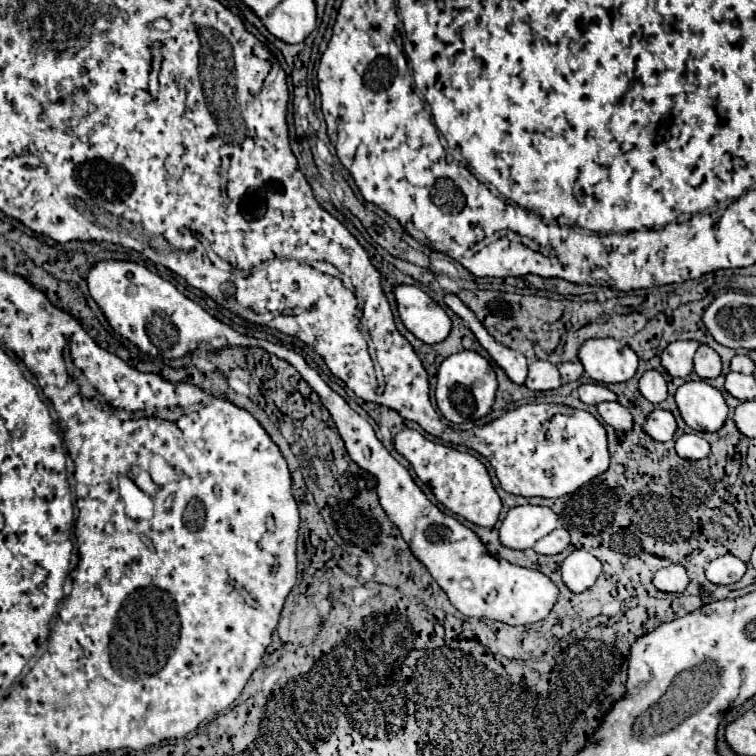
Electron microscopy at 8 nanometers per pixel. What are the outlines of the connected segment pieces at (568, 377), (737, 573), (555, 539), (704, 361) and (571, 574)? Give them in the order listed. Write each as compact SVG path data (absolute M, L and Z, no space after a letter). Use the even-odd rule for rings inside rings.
M564 362L558 368L560 368L560 376L564 382L574 382L584 374L584 368L580 362Z
M720 556L716 560L712 560L706 568L706 578L712 584L734 584L738 582L746 572L746 564L742 560L738 560L736 556Z
M560 526L556 528L554 532L550 532L548 536L540 538L536 544L534 544L534 550L538 554L560 554L562 550L566 550L566 546L570 544L570 534Z
M702 344L694 356L694 372L706 380L706 378L720 376L720 370L722 370L720 356L710 346Z
M576 550L562 562L562 580L572 592L588 590L602 572L602 562L590 552Z

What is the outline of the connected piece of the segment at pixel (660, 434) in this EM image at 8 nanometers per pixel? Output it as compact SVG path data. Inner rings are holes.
M656 408L656 410L646 418L644 432L648 432L648 436L652 436L652 438L658 440L658 442L672 440L674 434L676 434L676 420L674 420L672 412Z

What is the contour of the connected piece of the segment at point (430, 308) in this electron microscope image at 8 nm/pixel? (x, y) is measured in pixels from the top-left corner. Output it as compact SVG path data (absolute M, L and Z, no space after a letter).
M398 286L394 290L396 304L404 326L422 342L438 344L452 330L450 316L418 286Z

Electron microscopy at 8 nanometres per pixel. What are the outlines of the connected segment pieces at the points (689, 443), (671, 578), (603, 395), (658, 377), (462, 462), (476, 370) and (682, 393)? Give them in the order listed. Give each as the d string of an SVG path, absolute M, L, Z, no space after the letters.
M682 434L676 440L676 452L688 460L702 460L710 454L710 444L700 434Z
M672 564L658 570L654 576L654 586L662 592L684 592L688 586L686 568L680 564Z
M596 382L582 384L578 388L578 396L584 404L600 404L600 402L608 402L608 400L612 400L612 402L618 400L618 396L612 390L608 390L604 384L596 384Z
M648 370L642 378L640 378L640 384L638 384L642 396L646 400L650 400L652 404L658 404L662 400L666 400L668 396L668 384L664 380L664 376L656 370Z
M412 428L400 430L394 438L394 446L396 446L398 454L402 454L412 464L416 476L422 482L426 482L428 486L432 486L432 492L438 498L438 502L444 504L450 512L454 512L478 526L494 526L498 522L500 510L502 510L502 500L492 486L486 466L476 456L454 450L440 442L432 442L432 440L424 438L418 430L412 430Z
M470 350L452 354L442 362L436 378L436 404L446 420L454 424L464 424L468 420L480 420L490 412L498 390L498 380L490 362L484 356Z
M690 380L676 392L676 404L688 426L698 432L716 432L724 426L730 408L720 390L704 380Z

